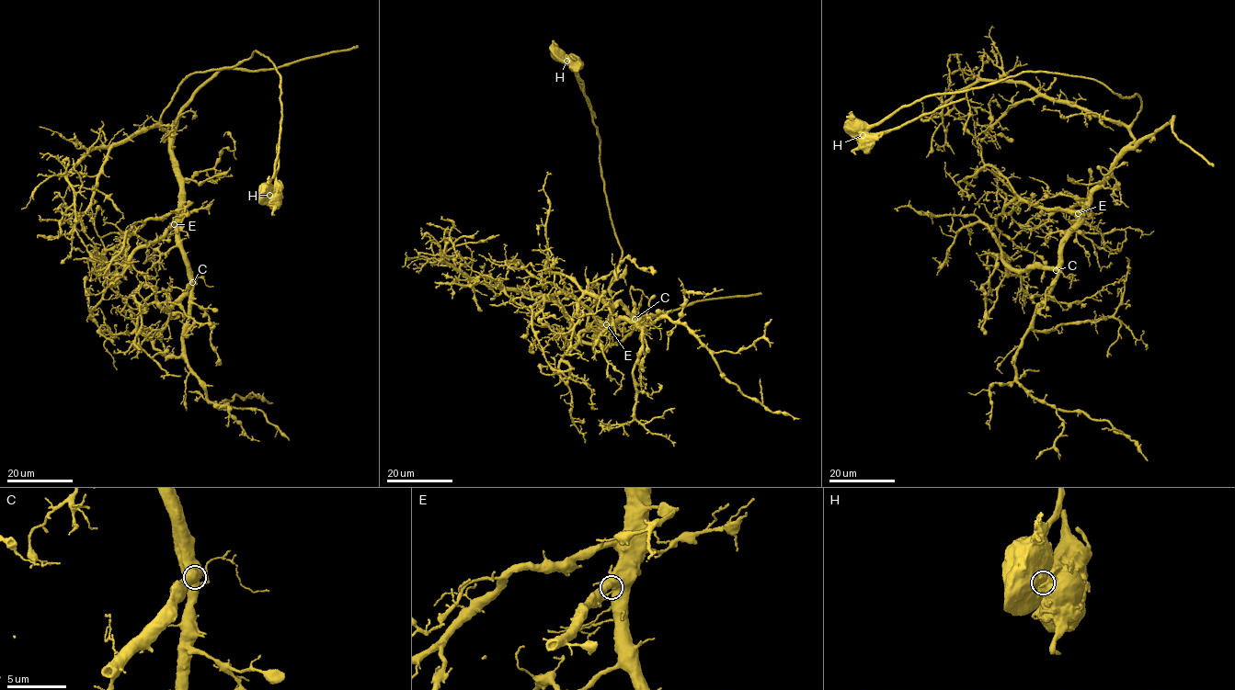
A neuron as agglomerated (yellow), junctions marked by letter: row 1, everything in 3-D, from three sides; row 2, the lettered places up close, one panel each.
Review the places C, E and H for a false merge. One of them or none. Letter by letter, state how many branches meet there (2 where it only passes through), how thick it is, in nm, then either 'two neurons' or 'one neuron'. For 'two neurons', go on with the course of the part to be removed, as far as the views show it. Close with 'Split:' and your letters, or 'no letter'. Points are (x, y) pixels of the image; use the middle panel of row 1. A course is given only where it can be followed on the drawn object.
C: branches 2; calibre 650 nm; one neuron
E: branches 2; calibre 600 nm; one neuron
H: branches 2; calibre 1000 nm; two neurons; course (567, 60), (582, 82), (583, 92), (596, 118)
Split: H

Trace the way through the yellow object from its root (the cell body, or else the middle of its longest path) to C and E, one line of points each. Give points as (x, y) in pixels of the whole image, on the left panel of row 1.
C: (266, 190), (280, 78), (256, 50), (187, 77), (162, 115), (192, 282)
E: (266, 190), (280, 147), (280, 78), (256, 50), (234, 66), (187, 77), (162, 114), (181, 184), (174, 224)

